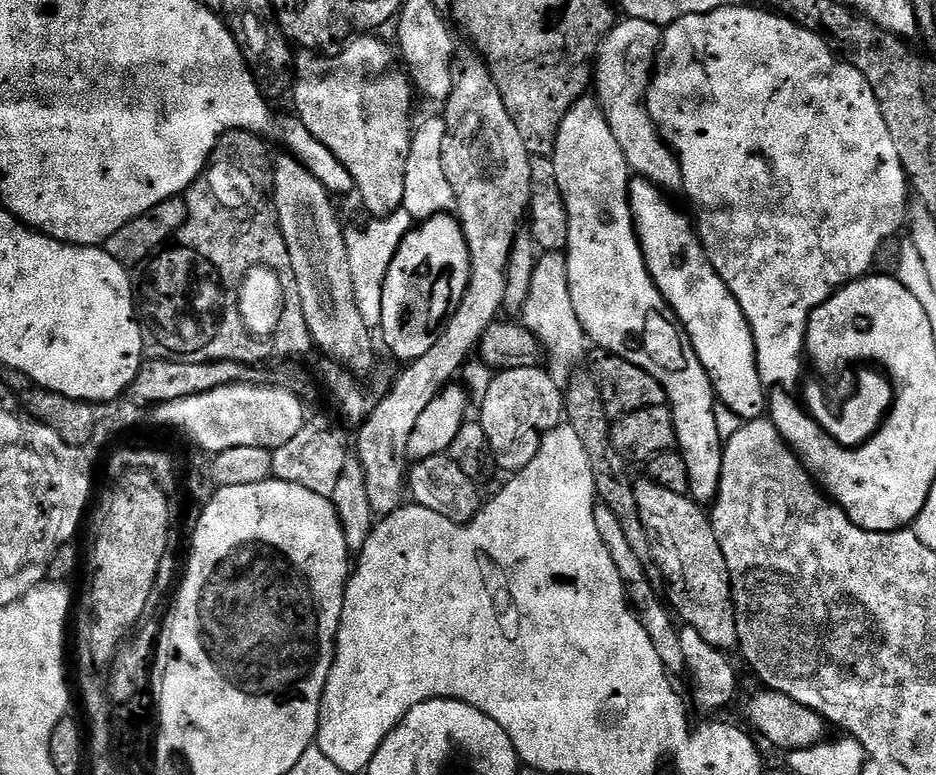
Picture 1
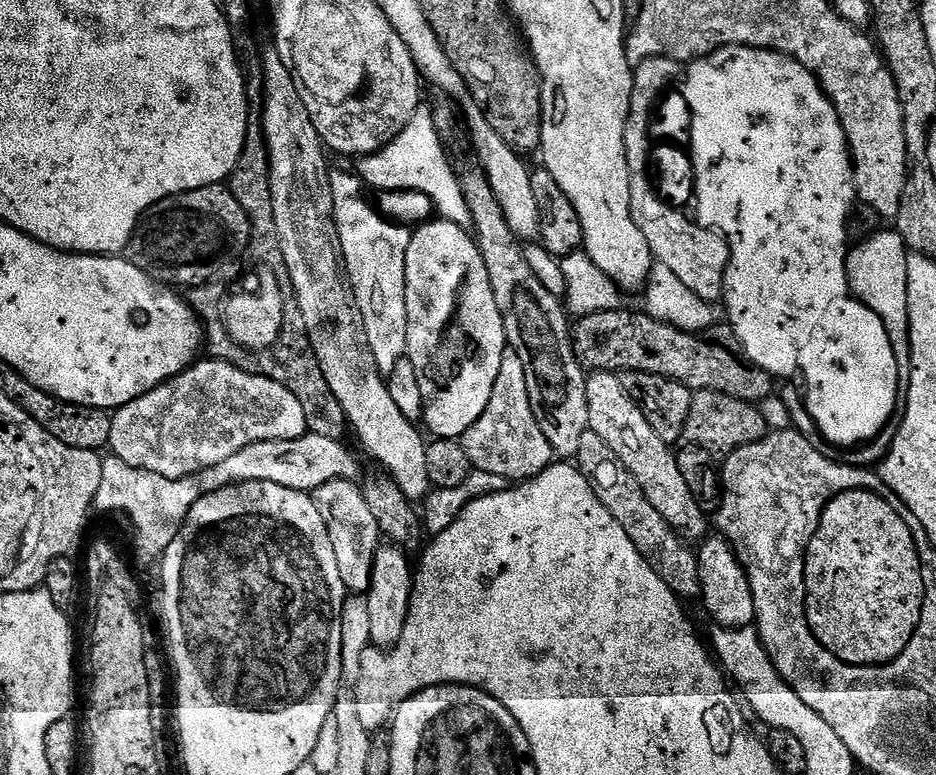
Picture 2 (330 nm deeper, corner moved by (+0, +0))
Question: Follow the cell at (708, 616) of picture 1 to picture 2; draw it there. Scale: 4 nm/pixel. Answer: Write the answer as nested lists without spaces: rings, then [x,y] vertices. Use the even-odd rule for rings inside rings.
[[[594,372],[586,379],[586,406],[590,410],[588,419],[589,429],[614,450],[616,457],[634,474],[638,486],[646,494],[650,506],[670,522],[670,526],[676,529],[685,541],[700,542],[709,535],[708,524],[710,528],[709,517],[694,502],[694,494],[690,494],[690,486],[682,479],[682,474],[678,470],[676,461],[676,452],[654,434],[654,426],[646,422],[646,414],[622,390],[622,382],[619,375],[614,372]]]

